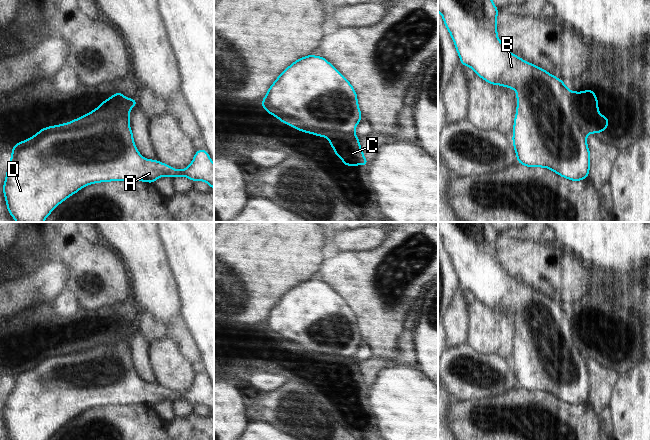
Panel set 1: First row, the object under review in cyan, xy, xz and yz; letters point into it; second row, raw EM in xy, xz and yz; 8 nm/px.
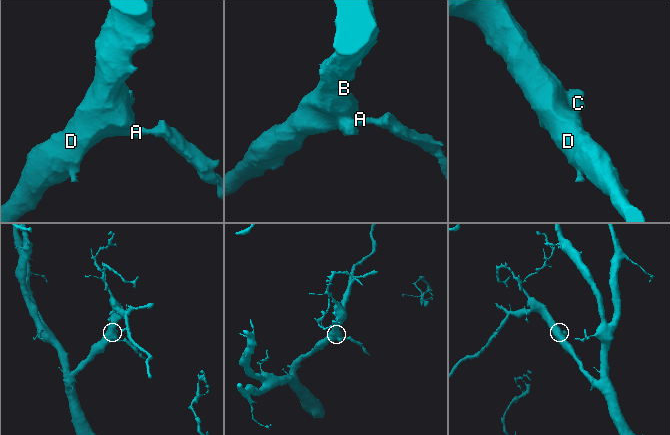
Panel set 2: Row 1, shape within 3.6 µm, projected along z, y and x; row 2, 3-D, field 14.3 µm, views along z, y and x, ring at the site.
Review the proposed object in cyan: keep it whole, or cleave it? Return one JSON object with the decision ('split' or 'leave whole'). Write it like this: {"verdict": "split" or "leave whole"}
{"verdict": "leave whole"}

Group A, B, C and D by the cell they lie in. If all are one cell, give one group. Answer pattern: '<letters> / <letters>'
A B C D

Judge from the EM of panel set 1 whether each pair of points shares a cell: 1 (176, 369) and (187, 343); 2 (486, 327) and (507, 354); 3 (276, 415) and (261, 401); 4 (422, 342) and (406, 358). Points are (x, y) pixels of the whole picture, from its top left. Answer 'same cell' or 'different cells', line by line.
1: different cells
2: same cell
3: same cell
4: different cells

